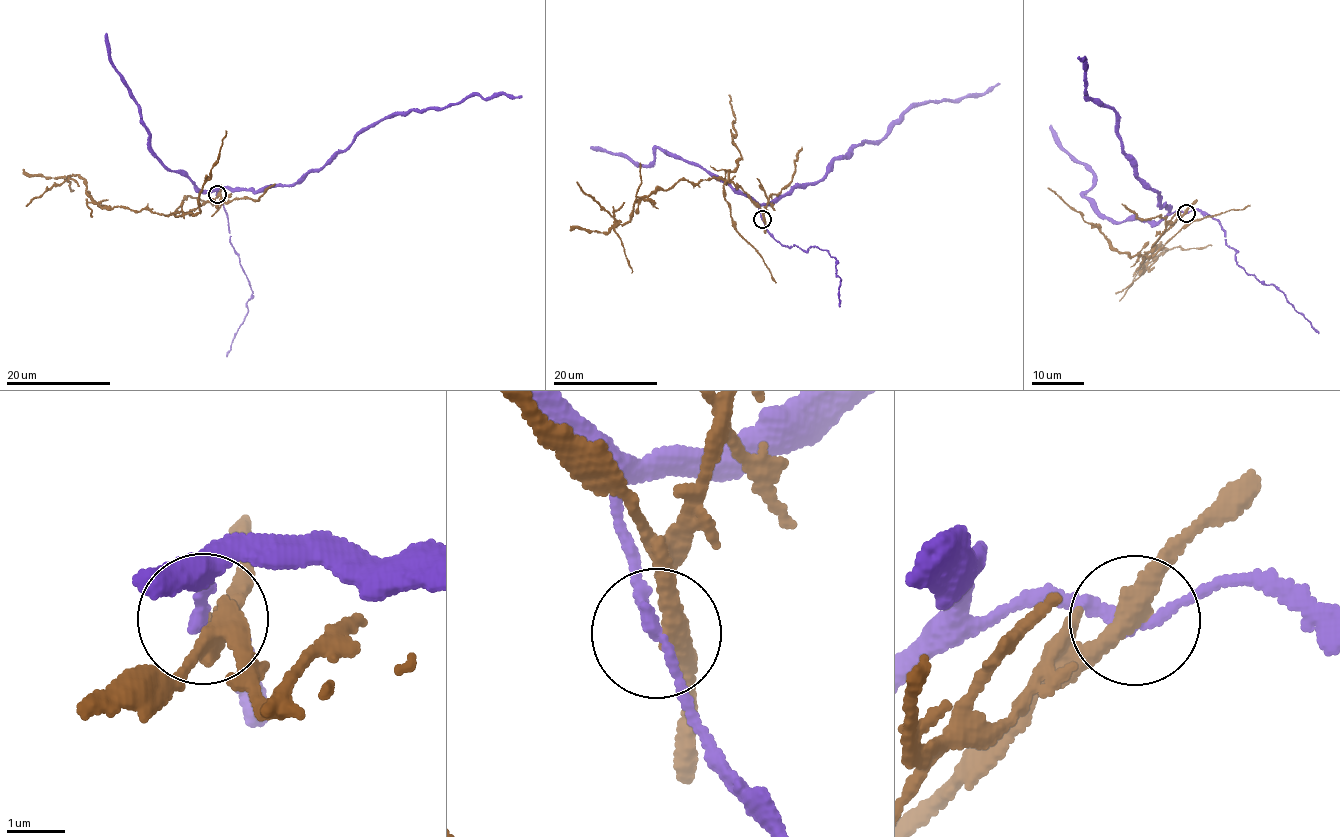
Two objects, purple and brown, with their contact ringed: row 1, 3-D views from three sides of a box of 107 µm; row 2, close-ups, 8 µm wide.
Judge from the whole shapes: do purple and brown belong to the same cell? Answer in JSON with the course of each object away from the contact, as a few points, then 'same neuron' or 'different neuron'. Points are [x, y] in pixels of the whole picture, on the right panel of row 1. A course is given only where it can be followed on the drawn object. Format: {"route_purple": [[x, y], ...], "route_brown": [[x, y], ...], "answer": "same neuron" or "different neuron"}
{"route_purple": [[1186, 213], [1170, 211], [1159, 193], [1145, 189], [1122, 149], [1113, 111], [1086, 94], [1085, 57], [1078, 58]], "route_brown": [[1186, 213], [1156, 242], [1137, 269], [1142, 267], [1143, 272], [1147, 268], [1161, 243], [1119, 301]], "answer": "different neuron"}

